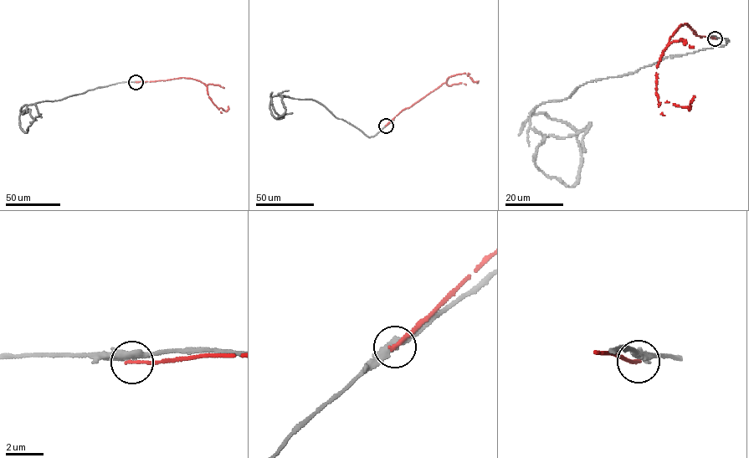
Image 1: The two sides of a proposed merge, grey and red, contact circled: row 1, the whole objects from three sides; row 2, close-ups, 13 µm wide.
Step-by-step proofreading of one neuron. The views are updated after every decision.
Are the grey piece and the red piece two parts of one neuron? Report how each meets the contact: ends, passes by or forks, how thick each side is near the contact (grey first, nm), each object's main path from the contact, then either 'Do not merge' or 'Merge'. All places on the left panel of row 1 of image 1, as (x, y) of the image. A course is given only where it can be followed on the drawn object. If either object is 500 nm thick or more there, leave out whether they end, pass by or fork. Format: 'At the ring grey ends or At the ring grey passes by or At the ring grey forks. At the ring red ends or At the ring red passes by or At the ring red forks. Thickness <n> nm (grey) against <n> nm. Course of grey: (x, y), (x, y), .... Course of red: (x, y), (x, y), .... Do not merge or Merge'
At the ring grey forks. At the ring red ends. Thickness 320 nm (grey) against 180 nm. Course of grey: (135, 82), (120, 82), (60, 100), (23, 105), (20, 110), (21, 129), (26, 132), (33, 120), (41, 114). Course of red: (135, 82), (191, 78), (207, 86), (209, 97), (218, 108), (226, 110), (228, 105). Do not merge

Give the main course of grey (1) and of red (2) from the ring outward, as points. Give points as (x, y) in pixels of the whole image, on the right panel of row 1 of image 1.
1: (715, 38), (728, 39), (593, 79), (532, 110), (576, 131), (582, 165), (573, 186), (535, 162), (547, 136)
2: (715, 38), (698, 36), (687, 23), (680, 25), (669, 38), (659, 64), (659, 102), (690, 109), (695, 95)

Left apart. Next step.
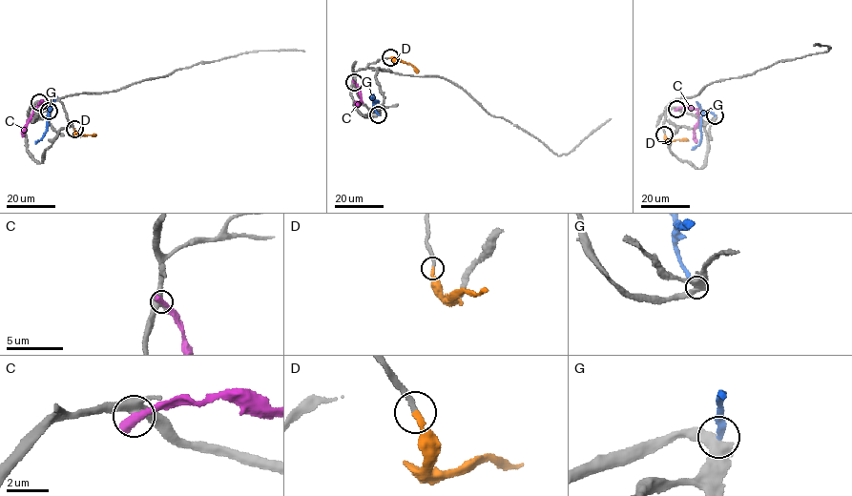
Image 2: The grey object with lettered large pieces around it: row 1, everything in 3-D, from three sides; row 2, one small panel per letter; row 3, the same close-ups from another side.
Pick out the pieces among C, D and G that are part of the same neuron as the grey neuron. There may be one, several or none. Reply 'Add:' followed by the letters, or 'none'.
Add: D

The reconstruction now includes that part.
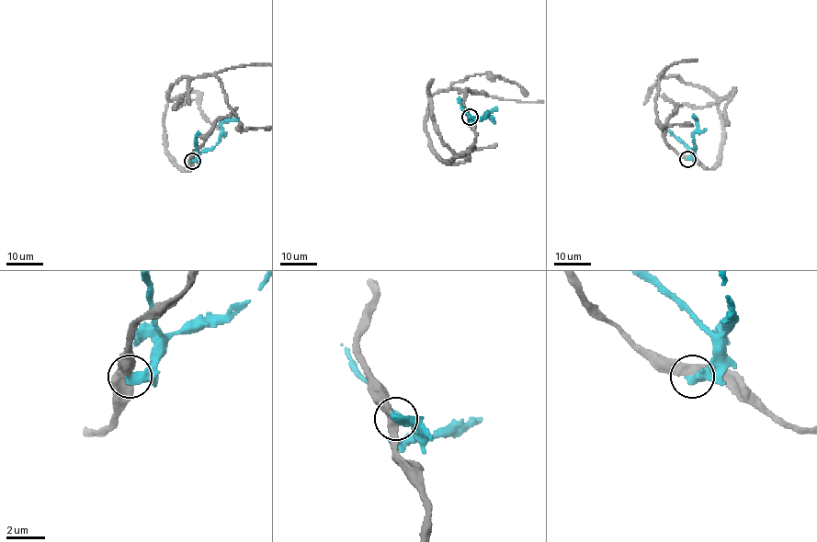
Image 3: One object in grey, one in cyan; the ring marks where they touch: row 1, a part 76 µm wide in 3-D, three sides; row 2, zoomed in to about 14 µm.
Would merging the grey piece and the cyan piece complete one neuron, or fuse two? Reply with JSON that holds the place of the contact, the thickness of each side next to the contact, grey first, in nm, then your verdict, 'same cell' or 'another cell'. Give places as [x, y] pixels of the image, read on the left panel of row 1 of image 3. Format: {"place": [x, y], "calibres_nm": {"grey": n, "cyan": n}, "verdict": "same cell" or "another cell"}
{"place": [192, 161], "calibres_nm": {"grey": 400, "cyan": 440}, "verdict": "another cell"}

